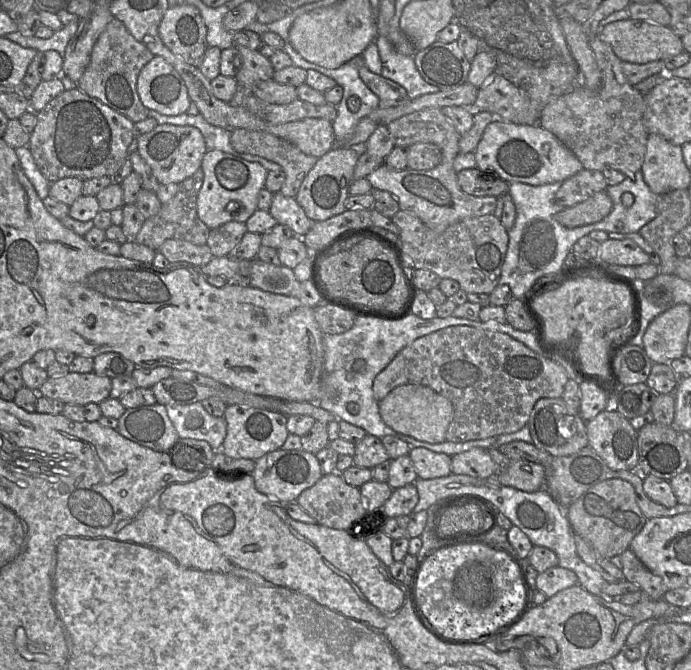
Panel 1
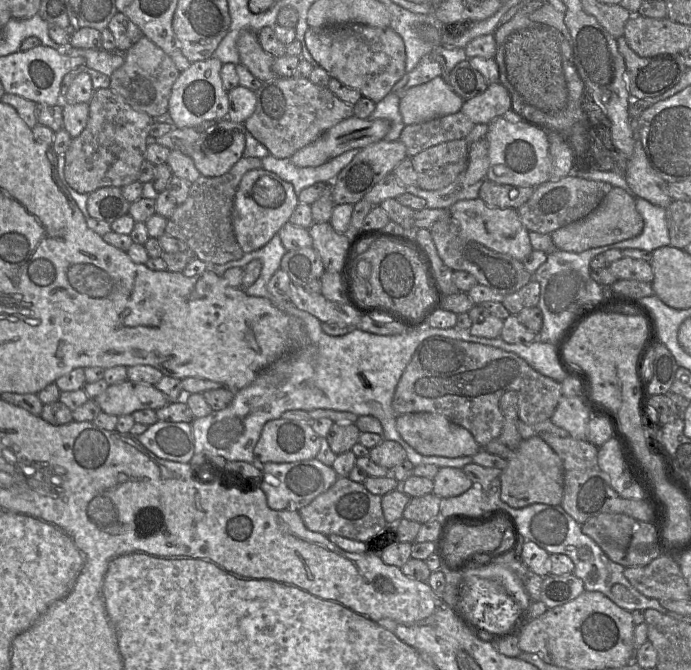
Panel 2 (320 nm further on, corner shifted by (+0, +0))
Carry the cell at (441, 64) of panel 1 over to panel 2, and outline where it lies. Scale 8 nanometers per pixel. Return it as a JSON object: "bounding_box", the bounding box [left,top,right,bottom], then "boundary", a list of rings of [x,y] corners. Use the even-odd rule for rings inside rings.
{"bounding_box":[447,62,488,100],"boundary":[[[459,62],[448,74],[447,83],[464,100],[469,100],[483,93],[488,84],[482,74],[469,62]]]}

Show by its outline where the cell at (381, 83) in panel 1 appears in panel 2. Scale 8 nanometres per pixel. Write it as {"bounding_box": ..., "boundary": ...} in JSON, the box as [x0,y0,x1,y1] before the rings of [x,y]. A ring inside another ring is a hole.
{"bounding_box":[304,23,406,103],"boundary":[[[359,23],[308,26],[304,39],[314,60],[331,78],[356,89],[374,103],[383,100],[406,73],[404,41],[390,27],[377,28]]]}

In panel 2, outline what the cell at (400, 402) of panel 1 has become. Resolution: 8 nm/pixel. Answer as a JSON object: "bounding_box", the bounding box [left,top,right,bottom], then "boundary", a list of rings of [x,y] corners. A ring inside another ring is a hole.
{"bounding_box":[396,412,481,457],"boundary":[[[419,412],[399,415],[396,417],[396,429],[406,443],[424,456],[473,457],[481,450],[473,435],[467,429],[440,414]]]}

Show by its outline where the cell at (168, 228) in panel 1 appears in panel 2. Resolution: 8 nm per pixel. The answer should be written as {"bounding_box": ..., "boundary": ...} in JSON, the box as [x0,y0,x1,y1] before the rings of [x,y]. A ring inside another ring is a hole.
{"bounding_box":[164,157,261,264],"boundary":[[[242,157],[221,176],[201,175],[192,183],[186,200],[178,205],[167,219],[164,233],[184,242],[193,253],[193,257],[206,264],[225,264],[240,259],[244,252],[236,240],[232,224],[235,195],[244,174],[261,168],[260,158]]]}

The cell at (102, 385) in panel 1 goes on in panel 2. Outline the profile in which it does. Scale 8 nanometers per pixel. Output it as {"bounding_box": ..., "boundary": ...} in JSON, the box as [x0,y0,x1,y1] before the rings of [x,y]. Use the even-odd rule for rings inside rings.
{"bounding_box":[93,380,170,415],"boundary":[[[130,380],[108,385],[108,387],[93,400],[101,410],[109,415],[127,415],[137,410],[157,410],[170,401],[164,393],[151,384],[139,384]]]}

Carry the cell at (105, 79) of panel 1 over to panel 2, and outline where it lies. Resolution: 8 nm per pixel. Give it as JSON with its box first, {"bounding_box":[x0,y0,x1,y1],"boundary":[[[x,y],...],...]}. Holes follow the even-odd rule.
{"bounding_box":[109,36,180,117],"boundary":[[[142,36],[124,52],[124,62],[110,75],[109,88],[135,110],[157,117],[168,112],[172,87],[180,75],[172,59],[147,37]]]}

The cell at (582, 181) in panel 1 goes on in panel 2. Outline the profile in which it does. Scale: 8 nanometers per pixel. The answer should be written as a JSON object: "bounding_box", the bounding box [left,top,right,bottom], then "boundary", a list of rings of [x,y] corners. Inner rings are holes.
{"bounding_box":[517,175,612,234],"boundary":[[[568,175],[558,181],[547,181],[537,186],[530,199],[517,211],[528,231],[551,234],[553,231],[587,217],[612,189],[603,181],[594,181]]]}

